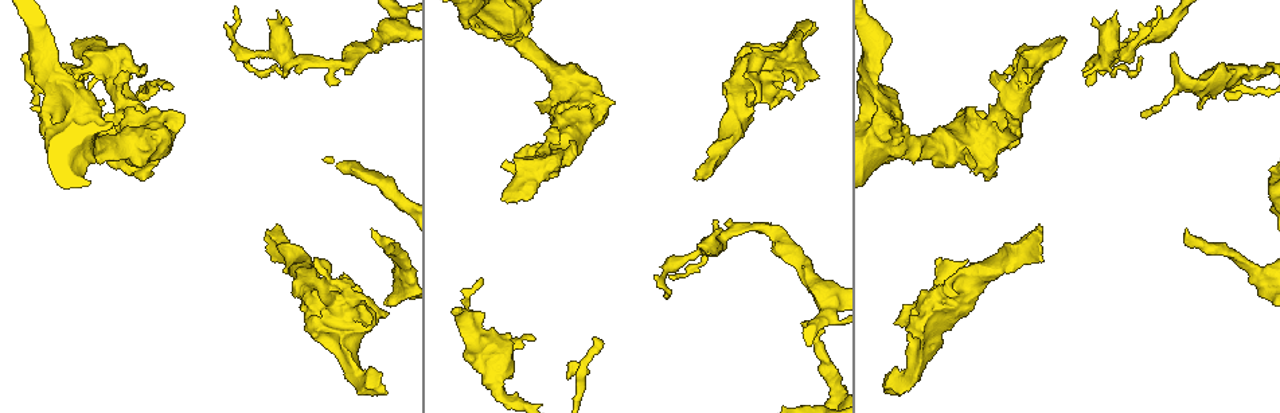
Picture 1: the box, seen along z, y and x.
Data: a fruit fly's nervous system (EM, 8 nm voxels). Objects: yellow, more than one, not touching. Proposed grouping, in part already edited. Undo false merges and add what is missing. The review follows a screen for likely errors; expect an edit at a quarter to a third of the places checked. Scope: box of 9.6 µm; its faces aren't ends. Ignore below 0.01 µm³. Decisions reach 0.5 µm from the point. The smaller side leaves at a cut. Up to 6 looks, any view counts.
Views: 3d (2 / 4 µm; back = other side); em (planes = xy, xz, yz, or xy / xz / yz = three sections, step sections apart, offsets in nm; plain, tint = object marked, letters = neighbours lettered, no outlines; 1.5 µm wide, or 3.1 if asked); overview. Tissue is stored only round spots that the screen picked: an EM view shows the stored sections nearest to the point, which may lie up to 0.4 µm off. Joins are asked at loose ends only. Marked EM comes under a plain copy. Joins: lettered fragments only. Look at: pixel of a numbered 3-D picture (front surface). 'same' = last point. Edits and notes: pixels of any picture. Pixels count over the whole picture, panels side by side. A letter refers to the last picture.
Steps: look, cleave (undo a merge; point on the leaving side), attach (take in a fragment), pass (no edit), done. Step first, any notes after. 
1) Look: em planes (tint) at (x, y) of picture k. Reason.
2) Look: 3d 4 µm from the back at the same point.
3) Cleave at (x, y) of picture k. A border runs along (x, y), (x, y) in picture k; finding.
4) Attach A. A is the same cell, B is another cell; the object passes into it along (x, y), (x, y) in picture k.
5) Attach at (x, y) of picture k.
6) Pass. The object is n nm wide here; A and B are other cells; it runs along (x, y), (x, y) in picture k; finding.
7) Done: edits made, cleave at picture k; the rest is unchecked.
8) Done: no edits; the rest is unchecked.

Look: em yz step 8 (letters) at (771, 224) of picture 1. An open end.

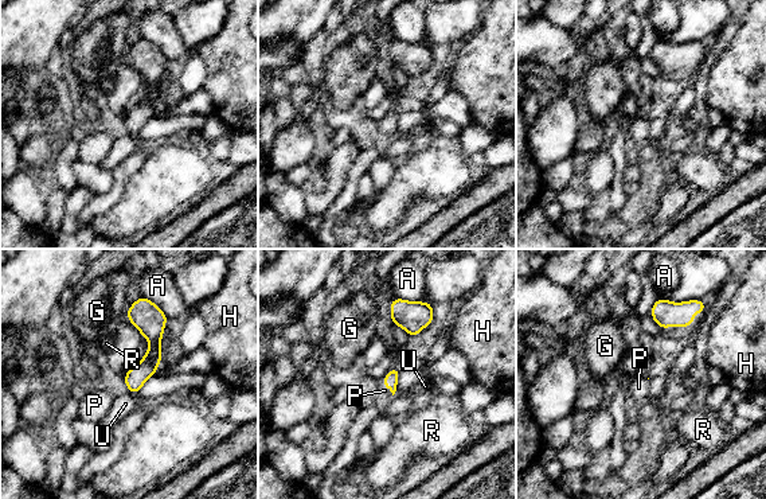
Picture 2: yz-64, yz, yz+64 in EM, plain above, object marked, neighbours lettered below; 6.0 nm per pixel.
Look: em planes (letters) at the same point. Cut it another way.

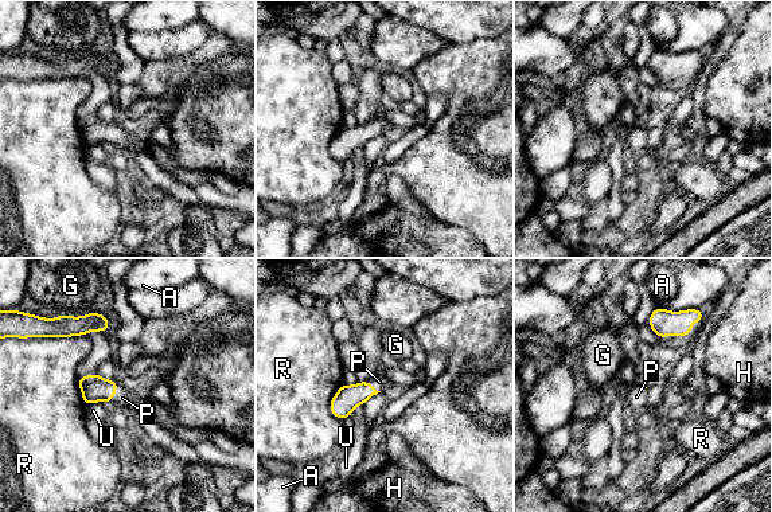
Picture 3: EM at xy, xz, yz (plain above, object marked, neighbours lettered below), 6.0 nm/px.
Attach P. P is the same cell, A, G, H, R and U are other cells; the object passes into it along (94, 389), (114, 394), (123, 398) in picture 3; it goes on there.

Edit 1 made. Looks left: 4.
Look: overview.

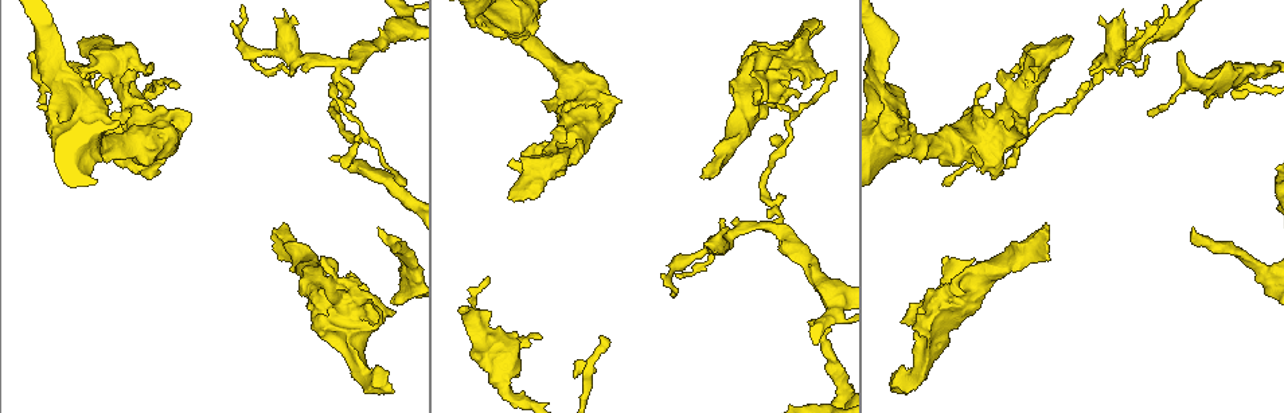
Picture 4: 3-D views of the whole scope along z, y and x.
Look: em planes (letters) at (1046, 223) of picture 4. Free end.

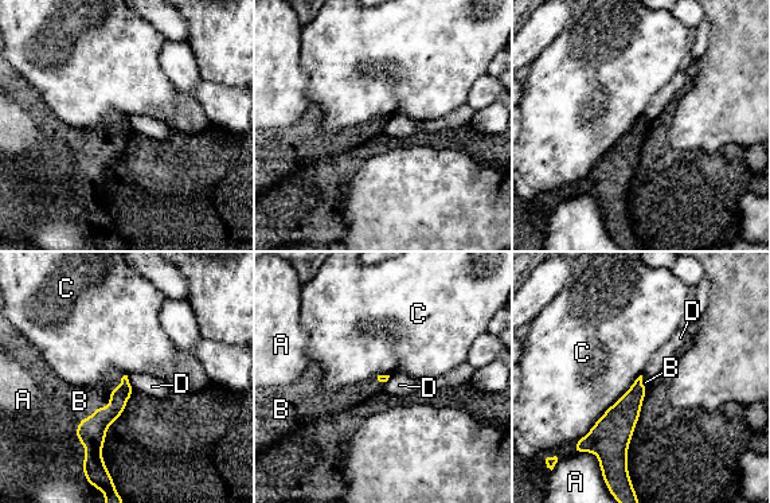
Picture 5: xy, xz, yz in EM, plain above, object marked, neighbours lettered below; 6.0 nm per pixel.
Attach B. B is the same cell, A, C and D are other cells; the neuron continues.

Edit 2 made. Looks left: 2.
Look: em planes (letters) at (349, 274) of picture 4. Free end.

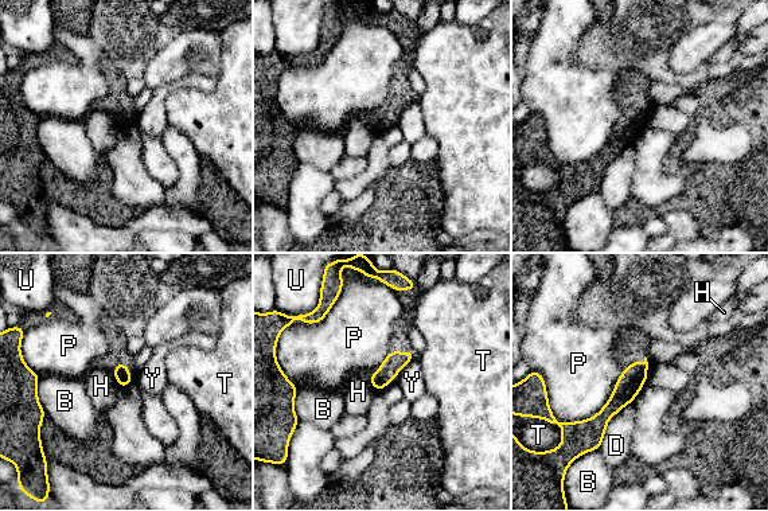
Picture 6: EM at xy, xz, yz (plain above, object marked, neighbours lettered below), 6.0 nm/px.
Pass. B, D, H, P, T, U and Y are other cells; a border runs along (622, 370), (607, 402), (570, 422) in picture 6; no lettered fragment goes on from it.

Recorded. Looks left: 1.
Done: edits made, attach at picture 3, attach at picture 5; the rest is unchecked.

